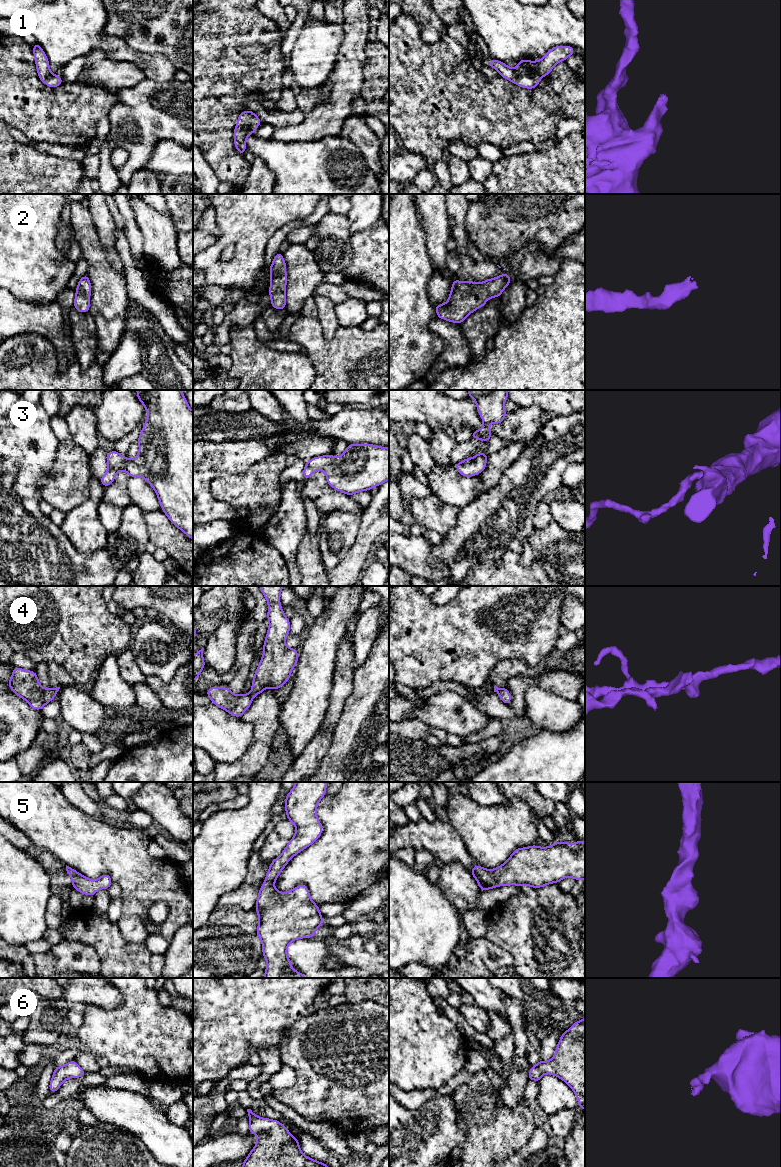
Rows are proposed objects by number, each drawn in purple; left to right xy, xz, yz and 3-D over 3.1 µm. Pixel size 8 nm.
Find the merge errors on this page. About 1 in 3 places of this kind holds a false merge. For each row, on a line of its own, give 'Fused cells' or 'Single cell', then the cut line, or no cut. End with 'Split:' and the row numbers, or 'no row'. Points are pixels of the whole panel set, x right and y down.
1: Single cell. No split
2: Single cell. No split
3: Single cell. No split
4: Fused cells. Split along xz (249, 694), (252, 697)
5: Single cell. No split
6: Single cell. No split
Split: 4

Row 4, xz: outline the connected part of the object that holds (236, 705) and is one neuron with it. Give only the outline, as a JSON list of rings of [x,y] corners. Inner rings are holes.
[[[211,687],[206,691],[206,695],[214,705],[238,718],[243,715],[253,701],[250,694],[236,695],[227,687]]]

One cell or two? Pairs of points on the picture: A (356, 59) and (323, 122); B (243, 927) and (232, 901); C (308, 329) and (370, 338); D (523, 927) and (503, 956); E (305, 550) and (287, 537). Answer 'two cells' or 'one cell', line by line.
A: one cell
B: two cells
C: one cell
D: two cells
E: two cells

